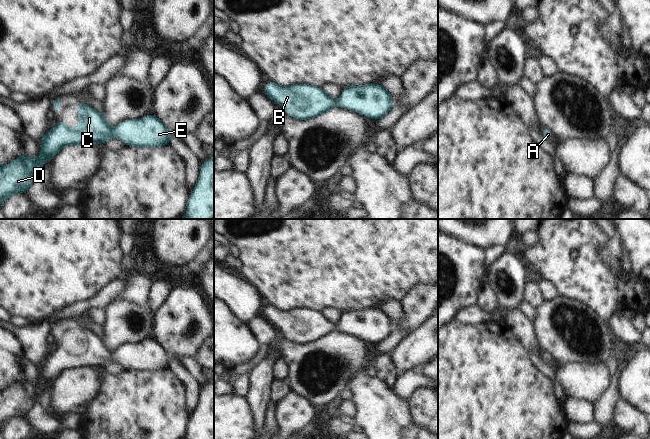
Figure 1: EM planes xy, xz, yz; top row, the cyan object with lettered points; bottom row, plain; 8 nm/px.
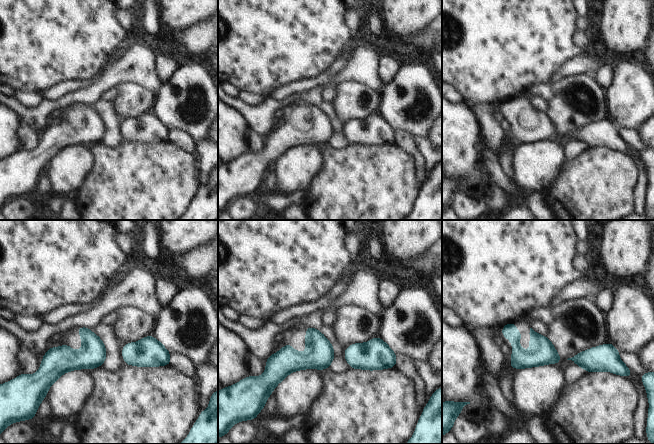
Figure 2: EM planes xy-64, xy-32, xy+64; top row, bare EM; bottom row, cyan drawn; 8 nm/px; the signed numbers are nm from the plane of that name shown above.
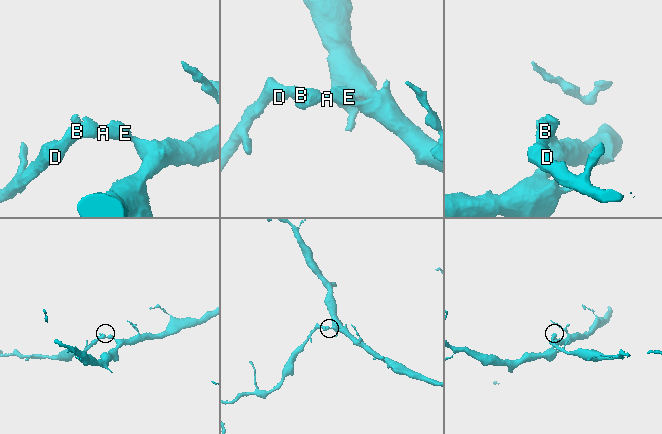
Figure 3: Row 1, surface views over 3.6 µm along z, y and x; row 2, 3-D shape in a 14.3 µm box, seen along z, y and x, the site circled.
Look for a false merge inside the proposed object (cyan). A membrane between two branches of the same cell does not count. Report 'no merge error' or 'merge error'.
no merge error

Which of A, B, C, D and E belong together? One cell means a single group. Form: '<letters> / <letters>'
A B C D E

